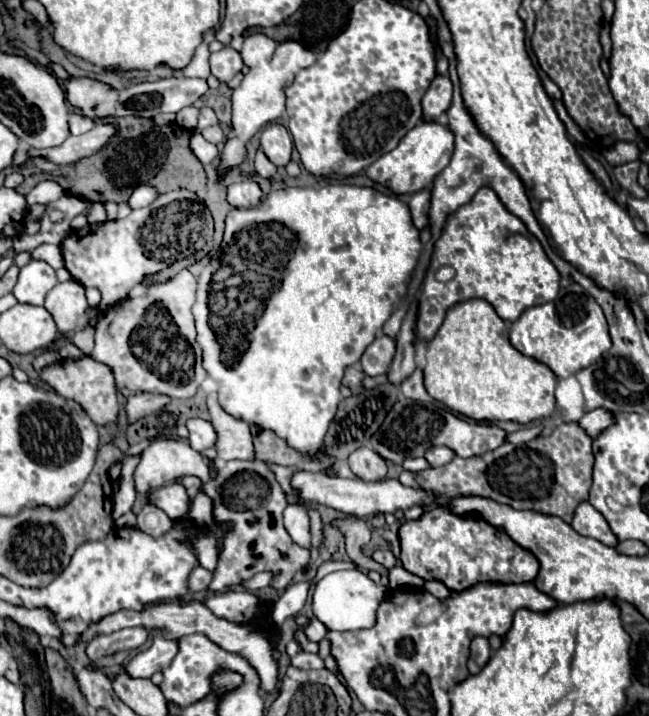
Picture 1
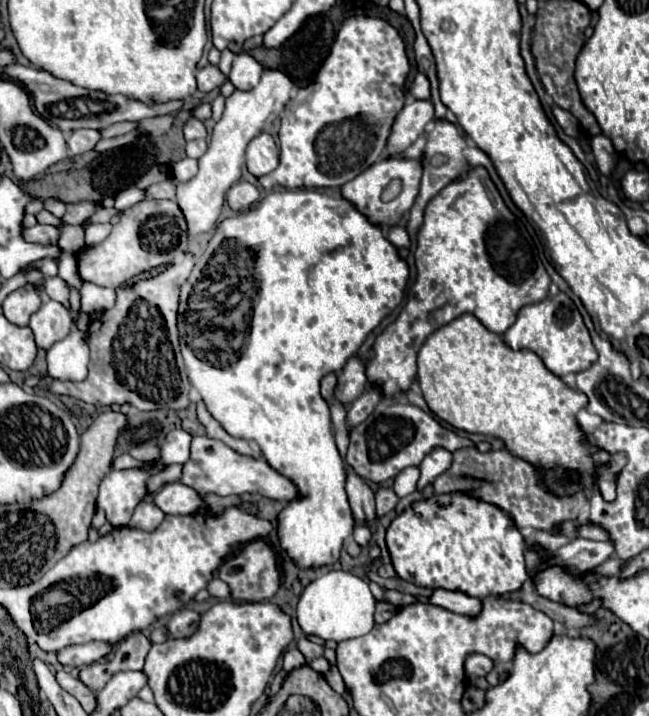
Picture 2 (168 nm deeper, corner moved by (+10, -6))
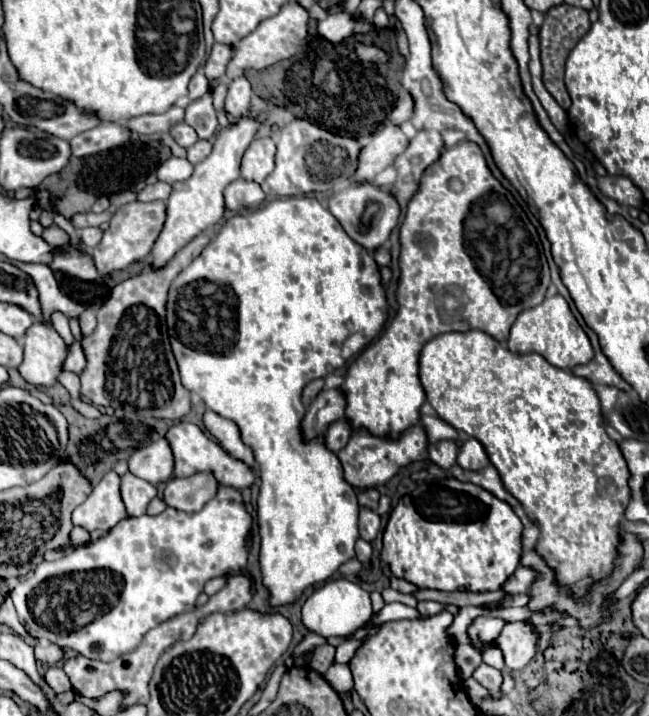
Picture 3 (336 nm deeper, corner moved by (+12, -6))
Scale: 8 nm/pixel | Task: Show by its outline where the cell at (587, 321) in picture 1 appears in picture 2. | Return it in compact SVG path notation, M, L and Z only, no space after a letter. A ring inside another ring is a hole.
M558 293L556 297L546 297L540 303L524 305L518 311L516 323L504 333L504 339L506 345L512 347L514 351L530 349L536 355L540 355L544 365L558 377L564 377L566 373L580 373L598 359L598 353L594 351L582 315L578 313L576 305L566 293Z

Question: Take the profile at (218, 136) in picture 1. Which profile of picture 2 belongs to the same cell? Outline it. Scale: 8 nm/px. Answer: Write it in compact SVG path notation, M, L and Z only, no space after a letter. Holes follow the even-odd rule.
M196 139L186 143L186 155L192 159L200 159L206 153L206 141L204 139Z

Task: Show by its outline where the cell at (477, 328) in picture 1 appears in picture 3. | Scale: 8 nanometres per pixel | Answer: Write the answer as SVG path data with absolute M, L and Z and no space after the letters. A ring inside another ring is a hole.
M470 329L470 331L464 331L464 333L442 333L442 335L436 335L434 339L430 339L424 345L422 353L420 353L420 381L422 381L422 387L424 387L426 399L434 407L436 415L440 419L444 419L446 423L450 423L454 429L476 437L484 445L484 449L488 451L490 463L500 473L500 479L502 479L504 487L520 501L520 505L524 507L524 511L530 517L530 521L534 521L540 527L542 535L540 535L540 539L536 543L536 551L548 561L550 567L554 567L558 571L560 583L568 585L580 597L580 595L584 595L584 591L586 591L586 587L590 585L592 579L600 579L606 573L610 573L612 561L614 561L614 547L618 543L618 523L620 523L620 519L624 515L624 509L626 509L626 505L630 501L630 489L628 489L630 473L628 473L626 461L624 461L624 457L622 457L622 453L618 449L618 443L612 441L606 435L606 431L604 431L604 425L606 425L604 423L604 415L602 415L600 401L598 401L598 395L592 389L592 385L586 379L572 375L570 371L564 371L564 369L558 369L558 367L550 365L538 353L516 355L510 349L506 349L500 341L490 337L488 333L476 331L476 329Z

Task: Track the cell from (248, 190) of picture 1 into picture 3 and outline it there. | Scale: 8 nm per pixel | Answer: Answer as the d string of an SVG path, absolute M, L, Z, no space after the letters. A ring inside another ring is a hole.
M236 179L224 189L224 199L226 199L226 209L240 213L240 211L258 207L266 199L266 195L258 183Z

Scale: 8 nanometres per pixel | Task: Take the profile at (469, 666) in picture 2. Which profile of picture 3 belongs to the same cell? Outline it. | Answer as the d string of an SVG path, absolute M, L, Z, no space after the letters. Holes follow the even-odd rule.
M482 661L482 663L476 667L476 671L472 673L472 677L474 677L480 685L484 685L484 687L490 691L492 697L500 697L498 687L500 687L500 683L502 683L502 675L500 675L498 669L494 669L494 667L490 667L490 665L486 665L486 663Z

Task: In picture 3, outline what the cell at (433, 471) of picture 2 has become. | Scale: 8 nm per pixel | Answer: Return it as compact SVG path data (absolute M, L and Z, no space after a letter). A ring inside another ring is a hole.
M438 441L428 447L428 457L434 465L438 465L442 469L450 469L456 463L458 447L454 441Z

